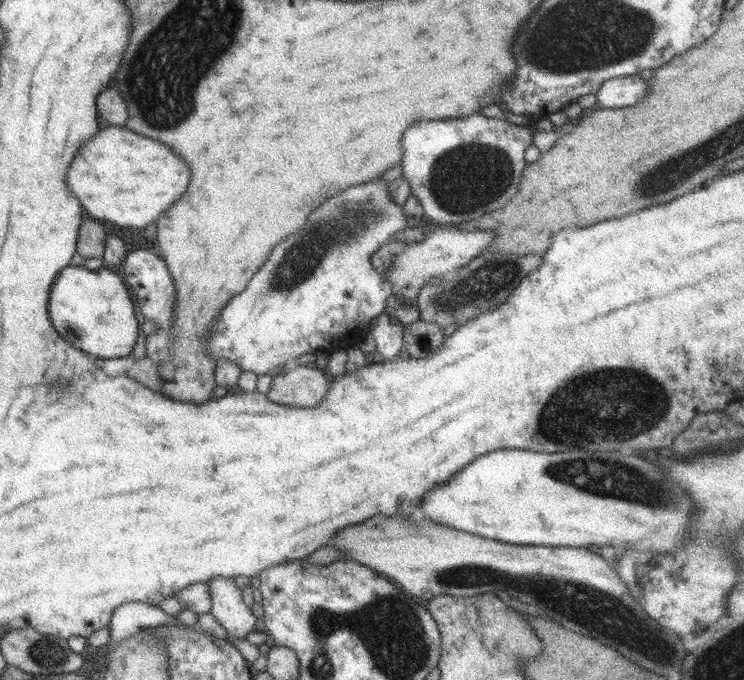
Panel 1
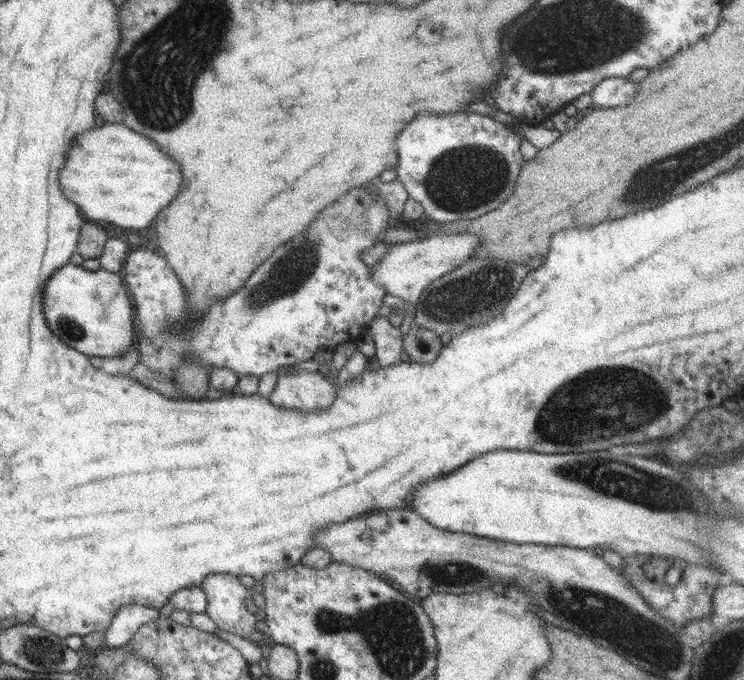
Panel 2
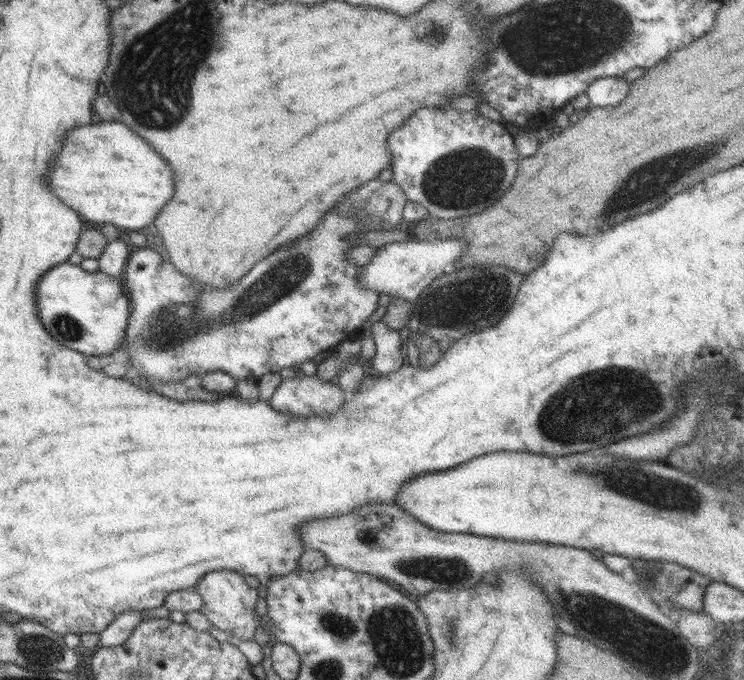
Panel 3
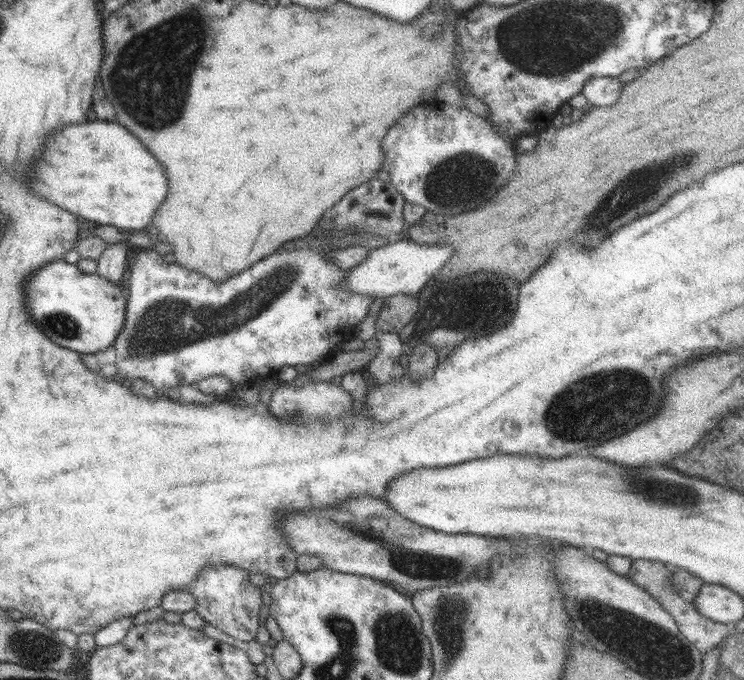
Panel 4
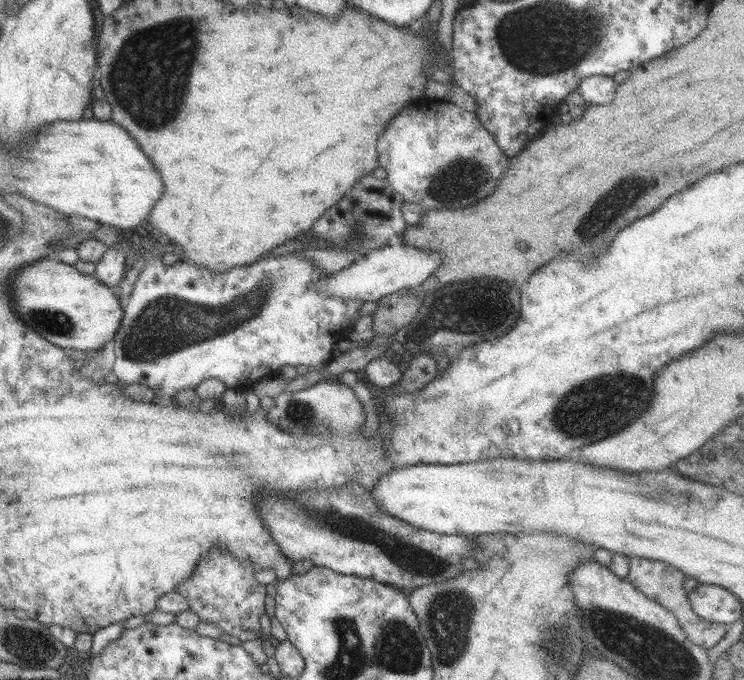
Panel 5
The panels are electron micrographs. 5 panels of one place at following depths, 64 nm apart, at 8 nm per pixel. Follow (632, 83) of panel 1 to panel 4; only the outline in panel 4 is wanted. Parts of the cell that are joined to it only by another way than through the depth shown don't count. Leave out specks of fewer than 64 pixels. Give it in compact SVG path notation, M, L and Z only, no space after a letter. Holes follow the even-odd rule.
M597 76L583 84L580 93L588 106L603 107L615 104L621 94L623 83L617 77Z

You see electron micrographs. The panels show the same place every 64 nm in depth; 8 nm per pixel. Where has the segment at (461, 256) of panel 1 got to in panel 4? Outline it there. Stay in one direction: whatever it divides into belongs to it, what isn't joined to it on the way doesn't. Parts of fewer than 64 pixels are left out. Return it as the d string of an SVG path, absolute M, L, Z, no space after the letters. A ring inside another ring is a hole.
M400 237L400 240L393 244L387 243L369 250L365 260L349 268L349 274L340 288L352 294L373 298L389 297L399 293L413 296L443 268L443 264L451 258L451 254L454 254L451 245L424 245Z

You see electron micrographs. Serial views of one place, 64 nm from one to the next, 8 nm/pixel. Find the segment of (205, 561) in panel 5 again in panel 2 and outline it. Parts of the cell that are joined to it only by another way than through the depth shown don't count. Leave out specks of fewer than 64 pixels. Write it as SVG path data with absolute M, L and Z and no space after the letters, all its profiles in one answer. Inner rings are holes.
M209 574L201 580L207 606L205 613L215 628L249 639L255 629L255 616L245 607L245 598L253 598L253 589L245 588L237 576L231 574Z

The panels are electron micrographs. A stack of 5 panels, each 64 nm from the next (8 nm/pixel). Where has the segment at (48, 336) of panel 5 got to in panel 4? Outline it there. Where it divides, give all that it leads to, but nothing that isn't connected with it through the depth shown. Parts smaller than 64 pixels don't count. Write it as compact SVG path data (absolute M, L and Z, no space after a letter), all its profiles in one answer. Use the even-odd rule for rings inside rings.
M63 260L47 262L28 276L24 288L31 321L43 335L63 348L80 354L103 352L115 342L123 328L126 292L121 283L112 284L97 273L83 273L75 264Z

